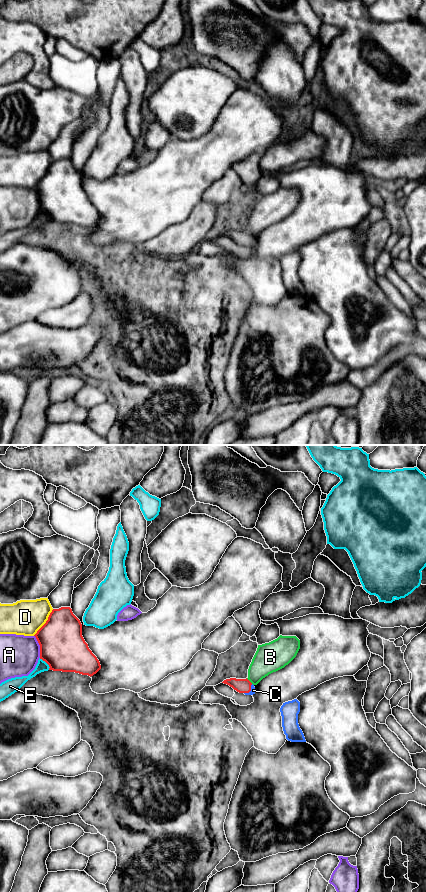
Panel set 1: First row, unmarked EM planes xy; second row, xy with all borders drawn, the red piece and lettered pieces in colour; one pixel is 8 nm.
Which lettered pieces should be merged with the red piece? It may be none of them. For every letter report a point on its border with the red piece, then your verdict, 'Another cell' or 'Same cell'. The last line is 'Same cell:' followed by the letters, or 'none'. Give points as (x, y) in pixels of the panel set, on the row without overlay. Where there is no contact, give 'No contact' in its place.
A: Touches red at xy (40, 198). Another cell
B: Touches red at xy (248, 232). Another cell
C: Touches red at xy (250, 242). Same cell
D: Touches red at xy (46, 174). Another cell
E: Touches red at xy (46, 214). Another cell
Same cell: C

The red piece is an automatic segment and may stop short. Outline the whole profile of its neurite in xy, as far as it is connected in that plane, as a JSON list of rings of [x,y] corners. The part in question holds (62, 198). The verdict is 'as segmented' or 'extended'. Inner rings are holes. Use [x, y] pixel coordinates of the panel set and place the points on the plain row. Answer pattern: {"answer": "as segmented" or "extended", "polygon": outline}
{"answer": "as segmented", "polygon": [[[70,159],[53,161],[46,175],[34,188],[40,197],[40,211],[49,217],[49,222],[75,224],[91,229],[101,221],[99,212],[82,188],[80,172],[73,166]]]}

